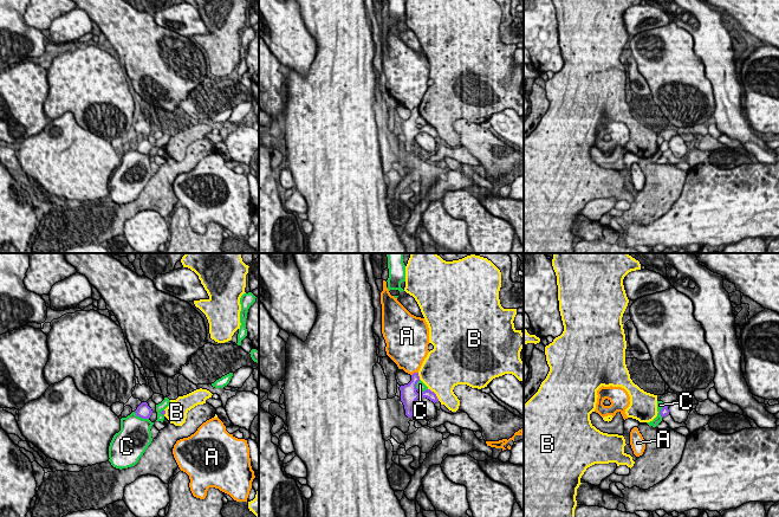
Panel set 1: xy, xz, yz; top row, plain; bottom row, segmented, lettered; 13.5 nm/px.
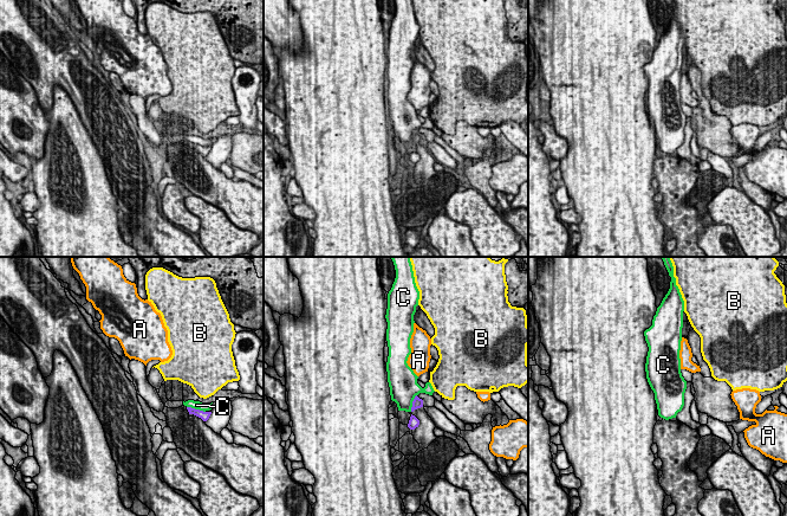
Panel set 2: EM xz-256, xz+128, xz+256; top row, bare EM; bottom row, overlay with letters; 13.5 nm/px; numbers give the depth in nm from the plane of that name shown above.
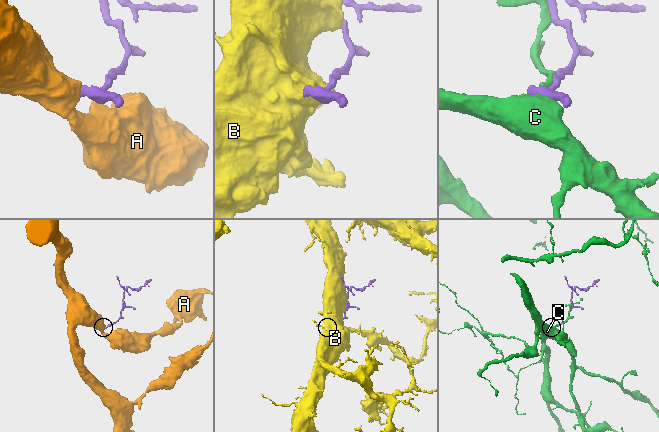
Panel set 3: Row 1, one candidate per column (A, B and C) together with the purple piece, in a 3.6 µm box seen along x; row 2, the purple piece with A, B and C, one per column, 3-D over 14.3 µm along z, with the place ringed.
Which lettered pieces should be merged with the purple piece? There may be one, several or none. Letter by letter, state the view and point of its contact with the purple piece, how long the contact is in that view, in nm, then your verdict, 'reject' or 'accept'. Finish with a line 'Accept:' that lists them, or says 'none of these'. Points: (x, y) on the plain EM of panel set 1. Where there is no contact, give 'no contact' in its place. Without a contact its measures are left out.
A: xz (414, 108) | 110 nm | reject
B: xz (435, 129) | 240 nm | reject
C: xy (141, 152) | 240 nm | reject
Accept: none of these

